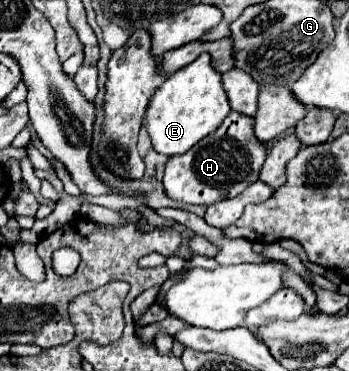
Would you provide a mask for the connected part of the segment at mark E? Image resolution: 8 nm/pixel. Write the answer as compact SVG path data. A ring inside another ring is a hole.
M201 53L199 59L175 71L151 97L143 127L151 137L153 149L163 155L181 155L205 135L213 133L229 115L229 99L223 89L223 77L211 65L211 55Z

